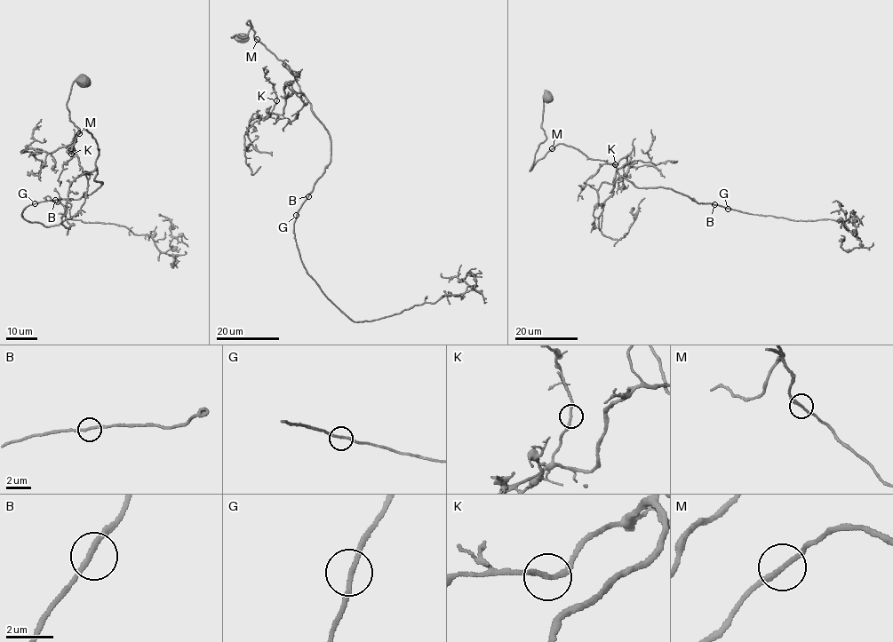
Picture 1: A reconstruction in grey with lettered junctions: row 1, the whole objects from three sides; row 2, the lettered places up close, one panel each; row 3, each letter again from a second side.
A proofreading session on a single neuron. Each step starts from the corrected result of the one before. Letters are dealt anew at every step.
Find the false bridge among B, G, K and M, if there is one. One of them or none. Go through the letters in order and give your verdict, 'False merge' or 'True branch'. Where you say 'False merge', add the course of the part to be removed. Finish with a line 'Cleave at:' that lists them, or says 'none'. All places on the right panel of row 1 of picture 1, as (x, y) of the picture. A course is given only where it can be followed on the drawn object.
B: True branch
G: True branch
K: True branch
M: True branch
Cleave at: none

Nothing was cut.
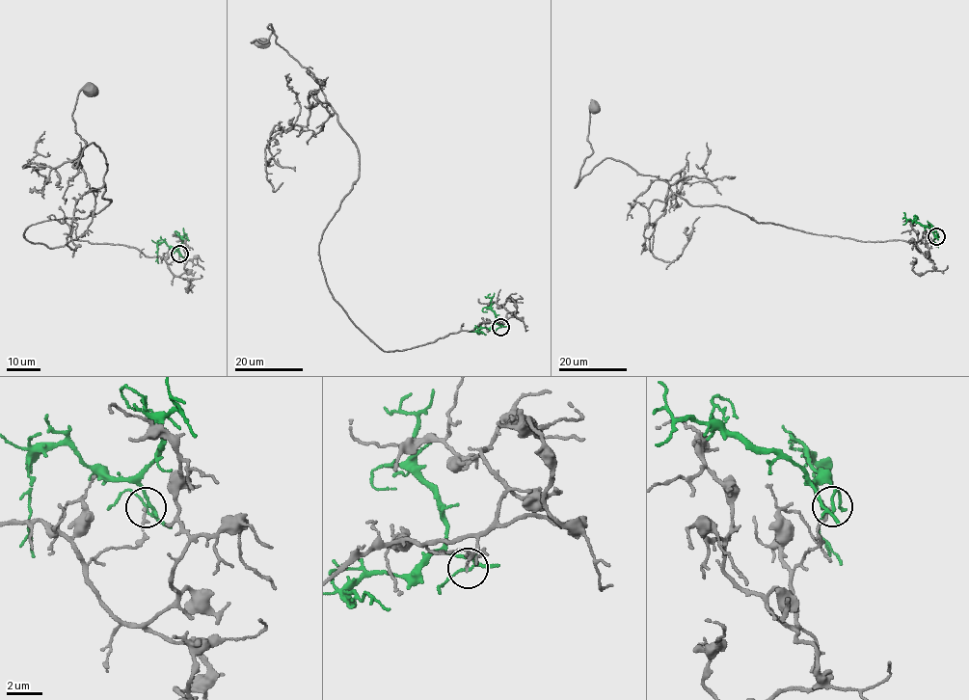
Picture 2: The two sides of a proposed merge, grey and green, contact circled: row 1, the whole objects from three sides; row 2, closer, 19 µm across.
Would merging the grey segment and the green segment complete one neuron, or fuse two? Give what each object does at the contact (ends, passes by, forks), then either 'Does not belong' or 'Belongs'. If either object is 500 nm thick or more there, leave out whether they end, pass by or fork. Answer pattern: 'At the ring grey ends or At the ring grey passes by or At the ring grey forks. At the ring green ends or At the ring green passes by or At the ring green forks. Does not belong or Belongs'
At the ring grey ends. At the ring green forks. Does not belong

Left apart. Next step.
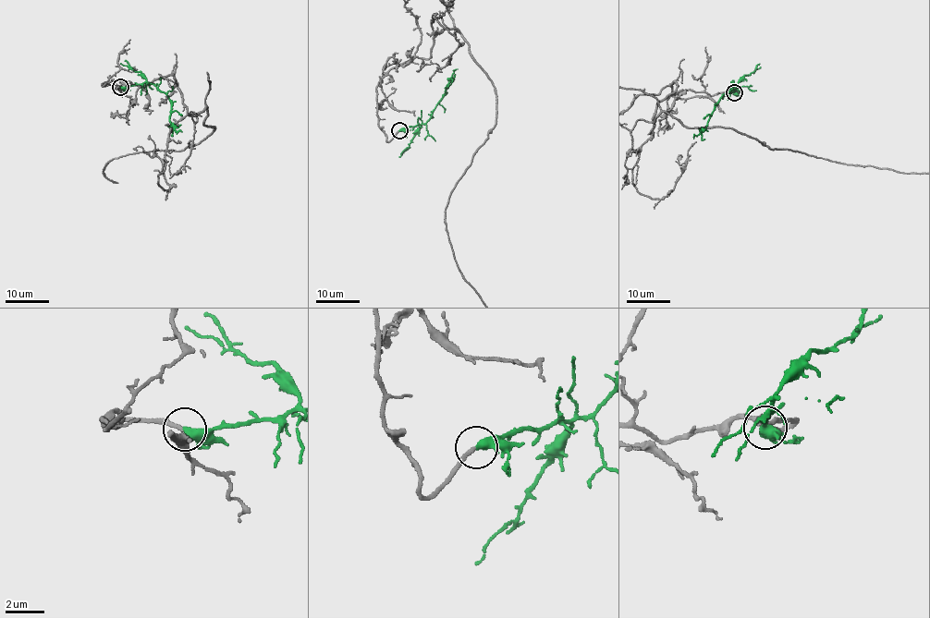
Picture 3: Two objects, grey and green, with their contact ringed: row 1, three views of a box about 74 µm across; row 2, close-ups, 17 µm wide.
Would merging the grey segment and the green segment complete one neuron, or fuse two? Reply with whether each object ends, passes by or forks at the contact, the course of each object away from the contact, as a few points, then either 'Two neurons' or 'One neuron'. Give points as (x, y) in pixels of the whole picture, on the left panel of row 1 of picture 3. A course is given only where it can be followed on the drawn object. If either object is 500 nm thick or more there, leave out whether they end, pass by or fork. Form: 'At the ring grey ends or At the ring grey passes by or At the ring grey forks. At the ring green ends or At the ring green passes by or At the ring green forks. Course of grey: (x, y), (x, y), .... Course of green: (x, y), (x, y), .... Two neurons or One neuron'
Course of green: (120, 87), (148, 82), (163, 91), (171, 104), (169, 120), (174, 129), (182, 132). One neuron

